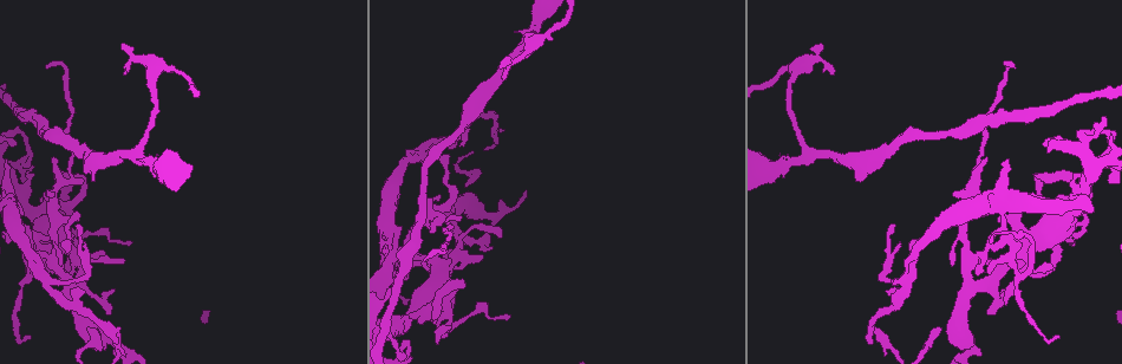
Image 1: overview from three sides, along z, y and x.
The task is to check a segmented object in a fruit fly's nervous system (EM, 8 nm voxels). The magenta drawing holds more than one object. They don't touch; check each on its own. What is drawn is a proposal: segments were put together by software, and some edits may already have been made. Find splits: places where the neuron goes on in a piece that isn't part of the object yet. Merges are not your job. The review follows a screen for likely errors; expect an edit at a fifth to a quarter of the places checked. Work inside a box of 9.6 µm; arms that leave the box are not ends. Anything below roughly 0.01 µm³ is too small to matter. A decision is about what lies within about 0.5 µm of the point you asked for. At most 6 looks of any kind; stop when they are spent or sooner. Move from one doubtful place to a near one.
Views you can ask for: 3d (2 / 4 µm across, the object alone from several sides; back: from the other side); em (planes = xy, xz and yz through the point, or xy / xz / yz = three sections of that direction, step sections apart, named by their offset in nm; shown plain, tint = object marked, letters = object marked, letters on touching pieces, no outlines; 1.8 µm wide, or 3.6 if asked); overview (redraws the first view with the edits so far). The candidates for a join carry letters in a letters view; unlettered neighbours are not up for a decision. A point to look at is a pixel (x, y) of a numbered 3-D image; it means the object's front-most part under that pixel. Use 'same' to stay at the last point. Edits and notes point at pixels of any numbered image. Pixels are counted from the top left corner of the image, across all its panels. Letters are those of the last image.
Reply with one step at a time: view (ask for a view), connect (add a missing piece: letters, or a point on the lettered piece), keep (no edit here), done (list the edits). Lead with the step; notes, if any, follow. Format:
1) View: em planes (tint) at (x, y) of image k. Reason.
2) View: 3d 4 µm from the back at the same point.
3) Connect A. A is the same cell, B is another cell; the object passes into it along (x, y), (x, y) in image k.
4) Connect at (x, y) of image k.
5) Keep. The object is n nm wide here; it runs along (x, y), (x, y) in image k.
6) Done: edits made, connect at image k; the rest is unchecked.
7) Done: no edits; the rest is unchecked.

View: em 3.6 µm xy step 8 (tint) at (141, 155) of image 1. Abrupt turn.

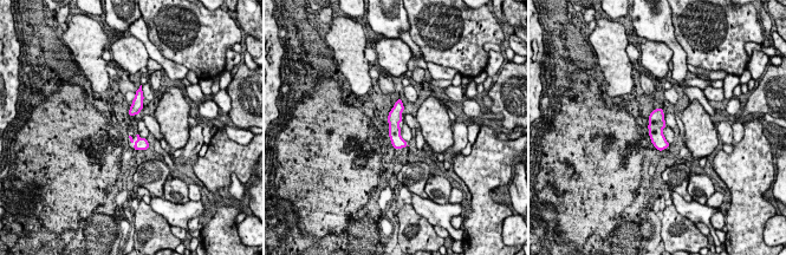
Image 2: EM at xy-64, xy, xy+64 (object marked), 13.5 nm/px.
View: em 3.6 µm planes (letters) at the same point.

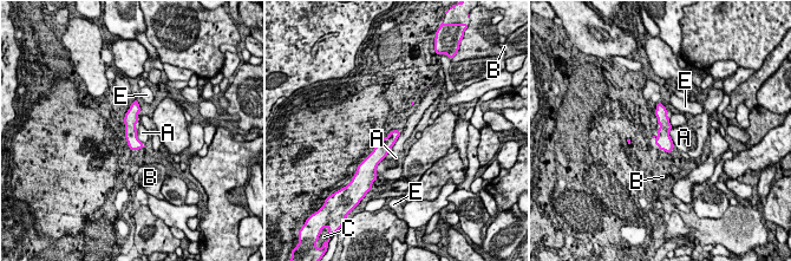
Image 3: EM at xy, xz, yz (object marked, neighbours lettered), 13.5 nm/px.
Keep. A, B, C and E are other cells; a border runs along (672, 128), (668, 134), (674, 145) in image 3; no lettered piece goes on from it.

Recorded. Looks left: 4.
View: 3d 2 µm at (93, 179) of image 1. Free end.

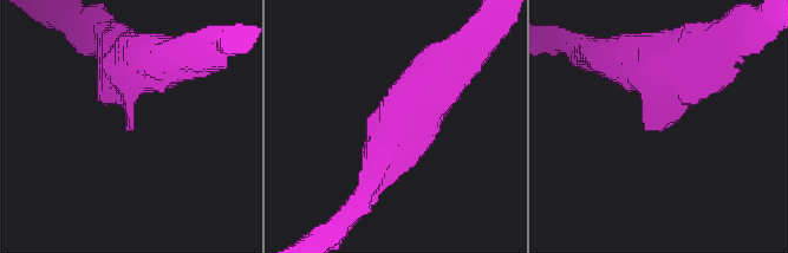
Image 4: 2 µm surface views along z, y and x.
View: em yz step 4 (tint) at (129, 128) of image 4.

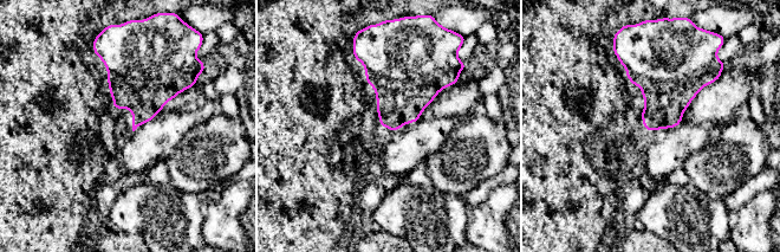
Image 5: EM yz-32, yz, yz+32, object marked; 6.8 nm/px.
View: em xz step 16 (letters) at the same point.

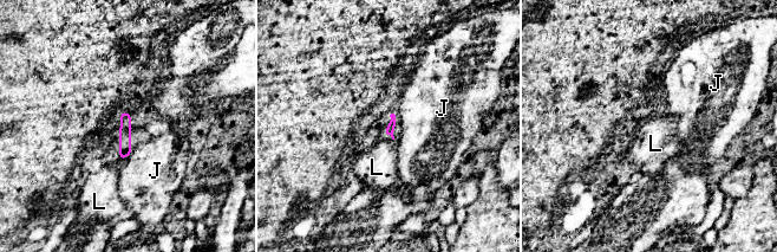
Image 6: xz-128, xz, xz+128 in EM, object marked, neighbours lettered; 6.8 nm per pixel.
Keep. J and L are other cells; a border runs along (132, 149), (129, 154) in image 6; no lettered piece goes on from it.

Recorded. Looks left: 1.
View: em planes (letters) at (122, 43) of image 1. Tapers out.

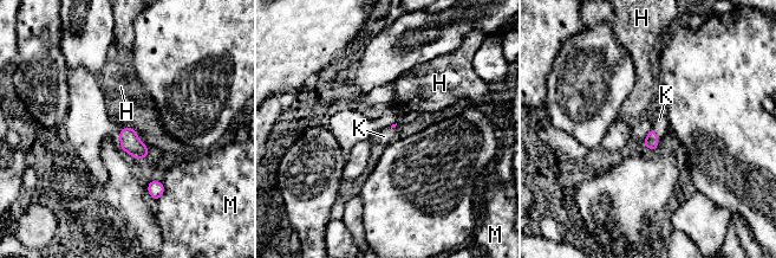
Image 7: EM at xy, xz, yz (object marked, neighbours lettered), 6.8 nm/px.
Connect K. K is the same cell, H and M are other cells; the object passes into it along (651, 141), (656, 133), (659, 120) in image 7; it goes on there.

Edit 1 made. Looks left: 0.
Done: edits made, connect at image 7; the rest is unchecked.

